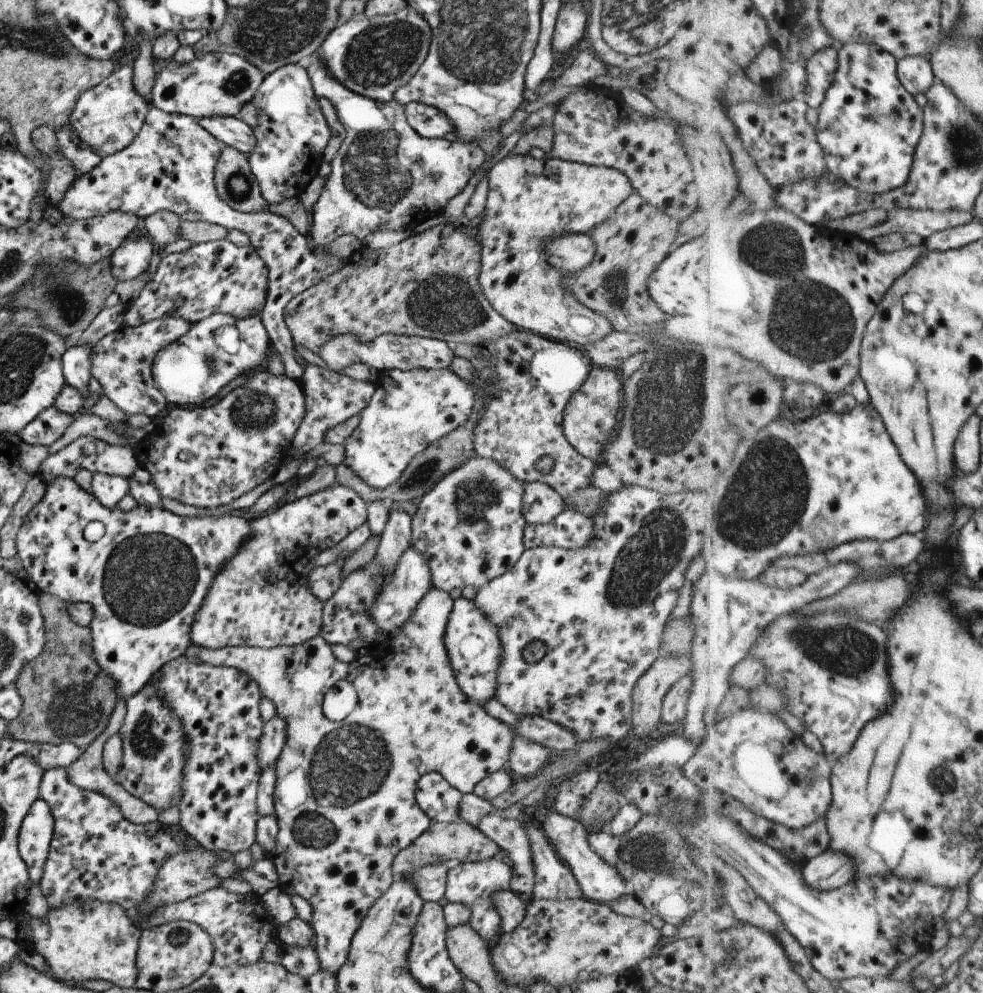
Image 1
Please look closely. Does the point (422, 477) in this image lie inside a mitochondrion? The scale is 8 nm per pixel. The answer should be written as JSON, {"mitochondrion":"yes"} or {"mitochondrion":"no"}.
{"mitochondrion":"yes"}

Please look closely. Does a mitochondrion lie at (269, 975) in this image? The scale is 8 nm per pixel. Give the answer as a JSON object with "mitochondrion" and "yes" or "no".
{"mitochondrion":"no"}

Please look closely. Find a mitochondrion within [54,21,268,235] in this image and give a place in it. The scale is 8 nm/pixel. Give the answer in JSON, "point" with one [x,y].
{"point":[237,185]}

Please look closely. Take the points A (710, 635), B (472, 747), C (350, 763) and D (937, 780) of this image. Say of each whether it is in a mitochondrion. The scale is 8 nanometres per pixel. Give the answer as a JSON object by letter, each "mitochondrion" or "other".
{"A":"other","B":"other","C":"mitochondrion","D":"mitochondrion"}

